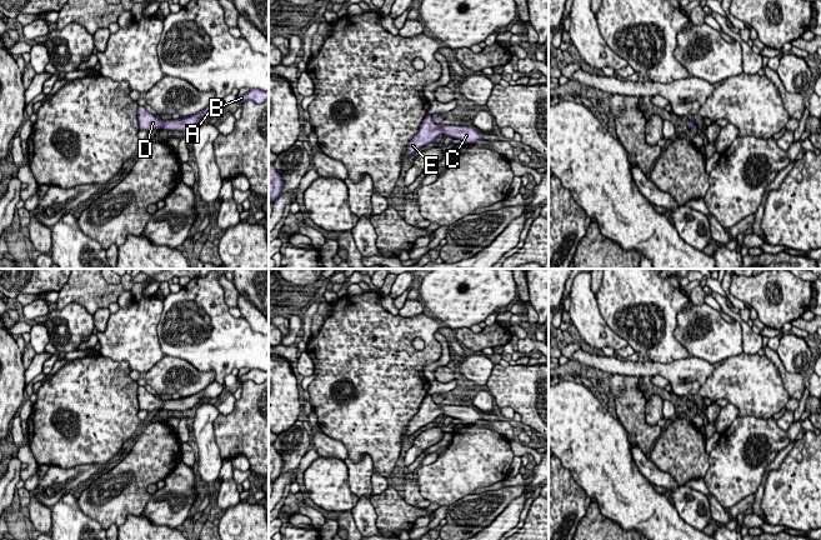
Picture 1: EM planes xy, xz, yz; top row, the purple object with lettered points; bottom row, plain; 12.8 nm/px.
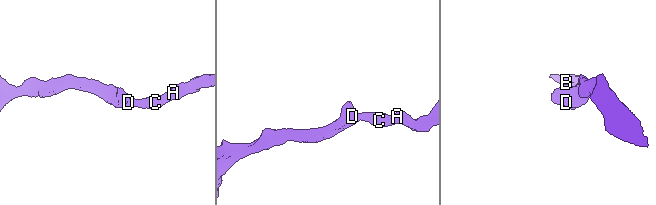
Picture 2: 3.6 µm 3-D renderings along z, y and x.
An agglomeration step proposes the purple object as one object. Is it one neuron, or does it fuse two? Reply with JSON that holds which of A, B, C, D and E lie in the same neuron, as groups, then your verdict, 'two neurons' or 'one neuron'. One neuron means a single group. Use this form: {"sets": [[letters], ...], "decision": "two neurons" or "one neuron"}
{"sets": [["A", "B", "C", "D", "E"]], "decision": "one neuron"}

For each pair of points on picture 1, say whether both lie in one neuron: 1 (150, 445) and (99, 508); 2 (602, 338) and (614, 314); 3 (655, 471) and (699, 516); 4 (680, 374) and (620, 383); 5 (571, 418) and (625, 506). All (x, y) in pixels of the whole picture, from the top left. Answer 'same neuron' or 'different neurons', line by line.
1: same neuron
2: different neurons
3: same neuron
4: different neurons
5: same neuron

